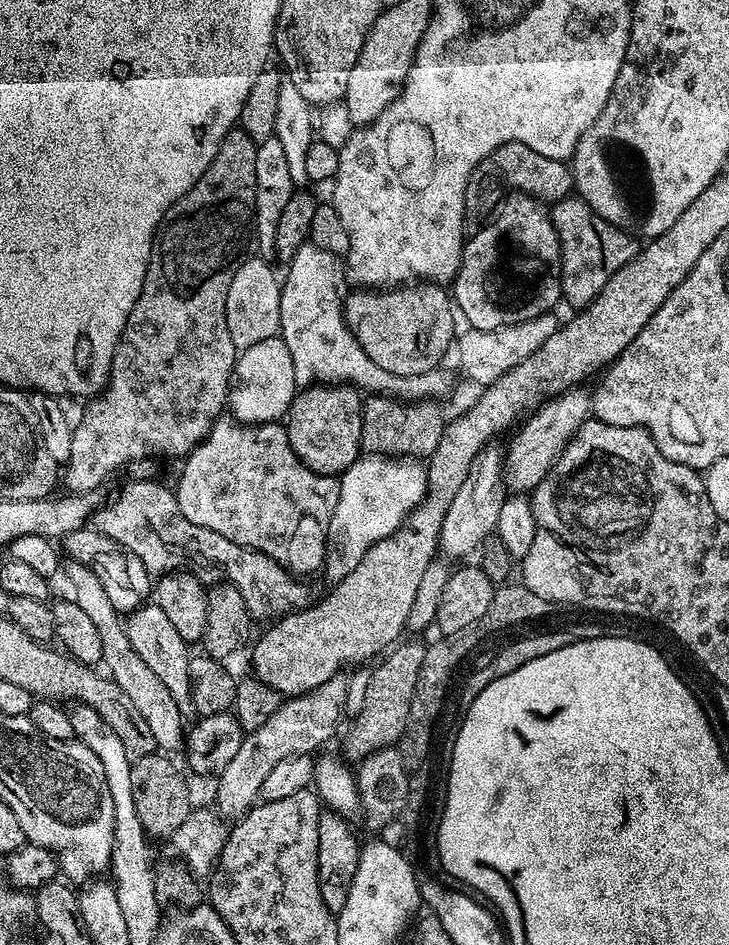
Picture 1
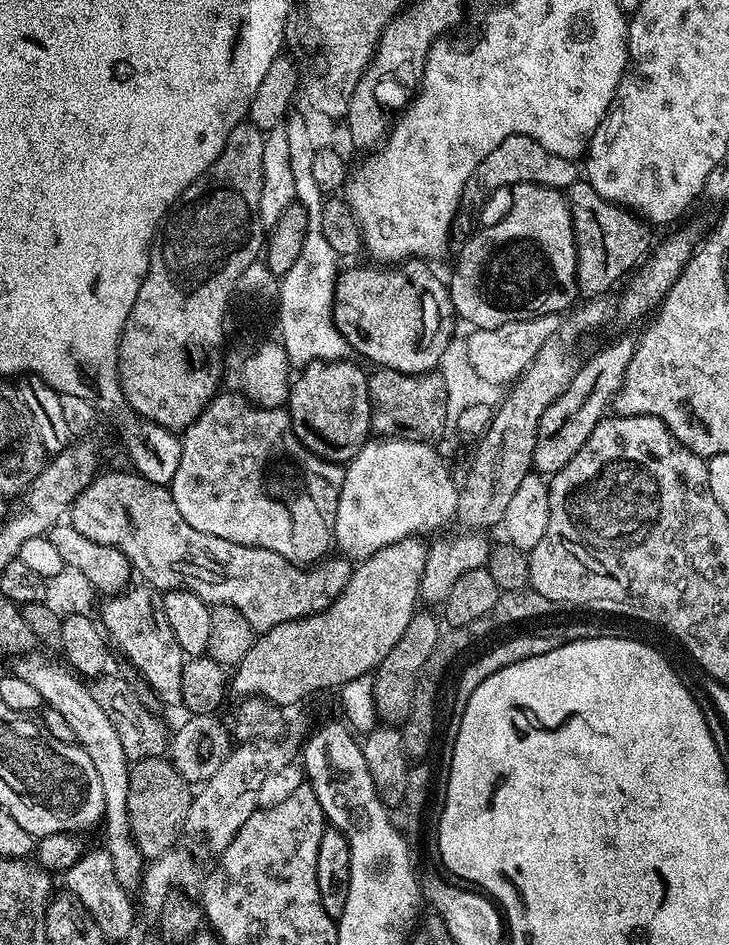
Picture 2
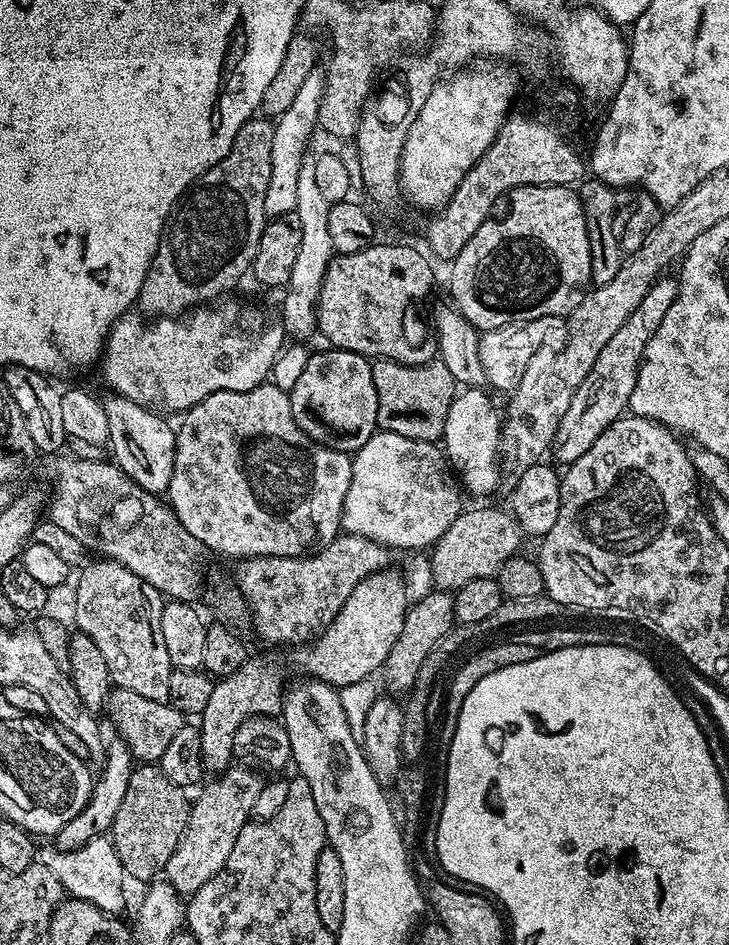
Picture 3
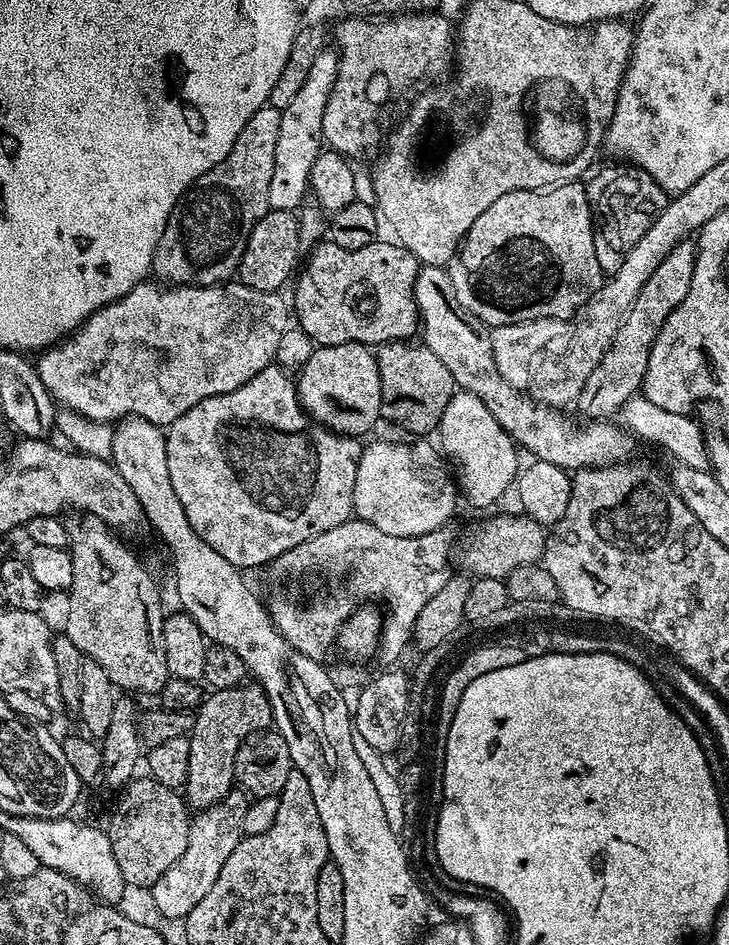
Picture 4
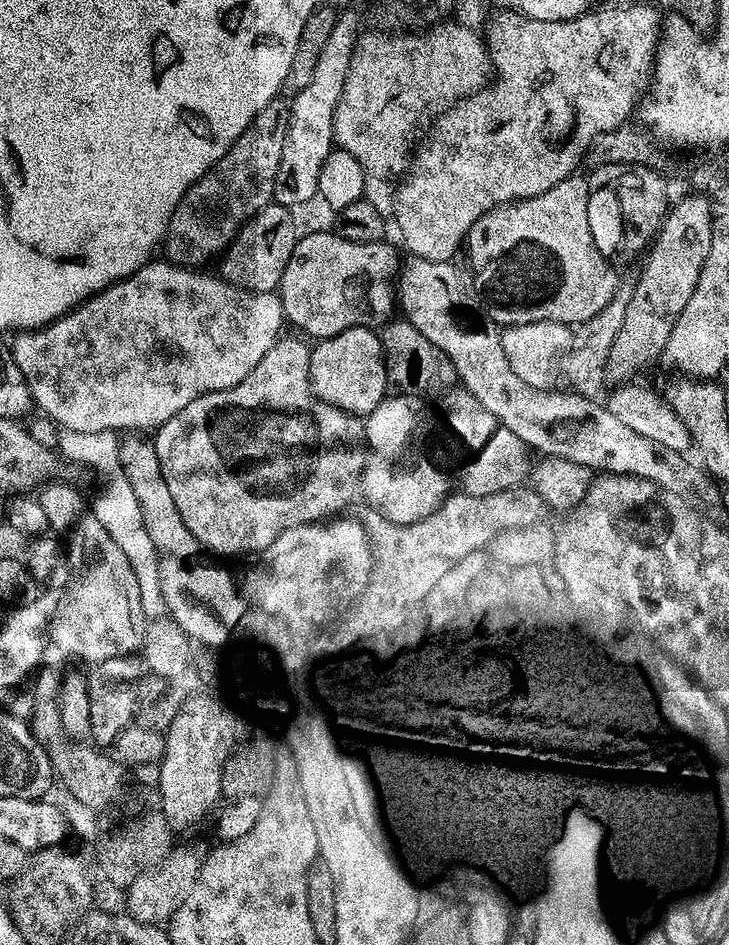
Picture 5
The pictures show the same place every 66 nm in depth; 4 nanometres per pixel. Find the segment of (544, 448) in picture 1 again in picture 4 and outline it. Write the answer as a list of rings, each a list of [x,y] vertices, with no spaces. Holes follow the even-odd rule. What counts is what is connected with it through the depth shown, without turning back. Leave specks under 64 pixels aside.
[[[691,239],[680,241],[674,246],[674,250],[670,250],[670,254],[666,254],[666,258],[662,258],[654,274],[646,278],[642,290],[638,290],[638,298],[634,298],[634,306],[630,306],[618,334],[614,334],[614,342],[610,342],[610,346],[602,354],[602,362],[594,366],[594,374],[586,378],[578,408],[588,415],[585,417],[589,421],[608,420],[612,415],[615,417],[624,403],[641,391],[654,338],[658,338],[658,330],[662,330],[666,318],[670,318],[672,311],[690,291],[690,278],[694,278],[695,261],[695,243]]]

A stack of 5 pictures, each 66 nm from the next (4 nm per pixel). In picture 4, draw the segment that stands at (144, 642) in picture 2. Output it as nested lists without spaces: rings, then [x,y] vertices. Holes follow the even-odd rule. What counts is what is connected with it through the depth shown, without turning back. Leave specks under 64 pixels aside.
[[[72,514],[66,520],[68,545],[72,554],[72,587],[67,594],[70,598],[70,618],[63,633],[77,646],[84,658],[98,662],[106,674],[110,674],[117,689],[129,688],[132,692],[158,694],[168,681],[166,666],[166,642],[162,642],[166,609],[160,605],[160,592],[152,576],[140,565],[140,560],[122,544],[117,535],[98,517],[87,514]]]

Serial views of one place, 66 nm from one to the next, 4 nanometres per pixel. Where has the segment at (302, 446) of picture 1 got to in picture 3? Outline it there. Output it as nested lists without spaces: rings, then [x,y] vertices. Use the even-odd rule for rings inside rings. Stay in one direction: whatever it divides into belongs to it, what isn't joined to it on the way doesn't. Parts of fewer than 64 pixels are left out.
[[[331,346],[325,349],[325,352],[314,353],[301,366],[300,373],[288,392],[290,410],[294,414],[294,422],[302,426],[302,430],[311,440],[339,452],[355,454],[378,431],[378,390],[374,390],[372,360],[350,350]]]

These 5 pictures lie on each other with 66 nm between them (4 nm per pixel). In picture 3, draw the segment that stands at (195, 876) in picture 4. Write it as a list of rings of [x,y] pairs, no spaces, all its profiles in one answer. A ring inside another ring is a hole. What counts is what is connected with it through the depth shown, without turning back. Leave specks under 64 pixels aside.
[[[232,766],[227,772],[219,773],[216,780],[200,797],[191,801],[189,810],[189,821],[186,822],[185,832],[182,834],[180,845],[170,855],[170,860],[166,867],[166,880],[176,890],[181,897],[191,897],[193,892],[197,892],[210,878],[214,878],[226,866],[226,858],[230,858],[230,850],[234,850],[234,842],[238,842],[238,834],[253,819],[254,801],[258,799],[262,787],[262,780],[256,776],[257,773],[248,766]]]

